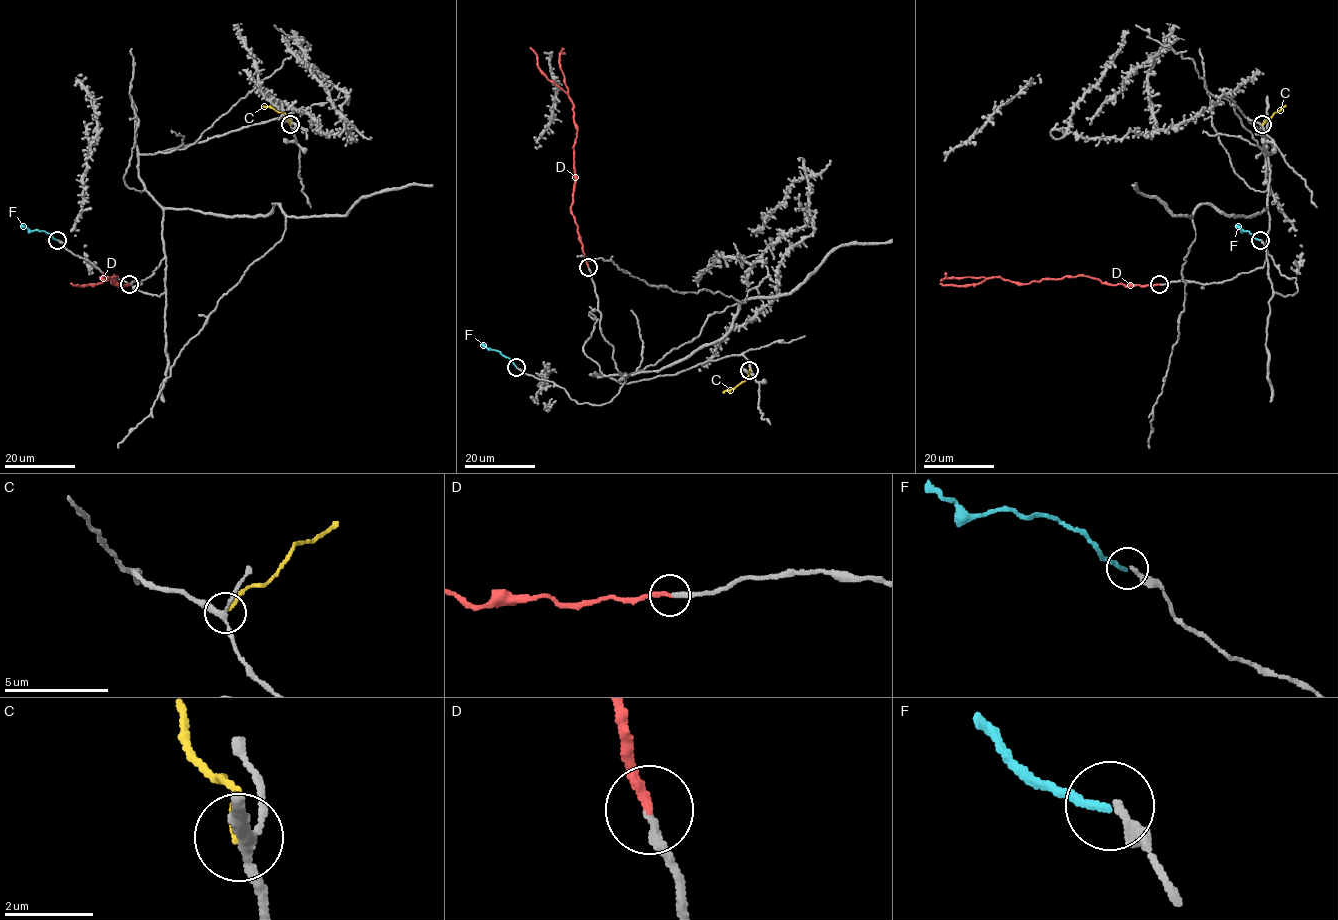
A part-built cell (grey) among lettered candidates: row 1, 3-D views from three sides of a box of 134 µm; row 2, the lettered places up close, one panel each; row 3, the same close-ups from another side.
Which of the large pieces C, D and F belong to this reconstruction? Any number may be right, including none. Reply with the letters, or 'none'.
D, F

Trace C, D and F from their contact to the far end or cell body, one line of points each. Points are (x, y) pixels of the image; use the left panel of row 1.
C: (290, 124), (284, 113), (263, 105)
D: (128, 284), (120, 286), (111, 283), (114, 276), (117, 284), (113, 276), (101, 283), (70, 284)
F: (57, 239), (49, 233), (30, 231), (21, 224)

